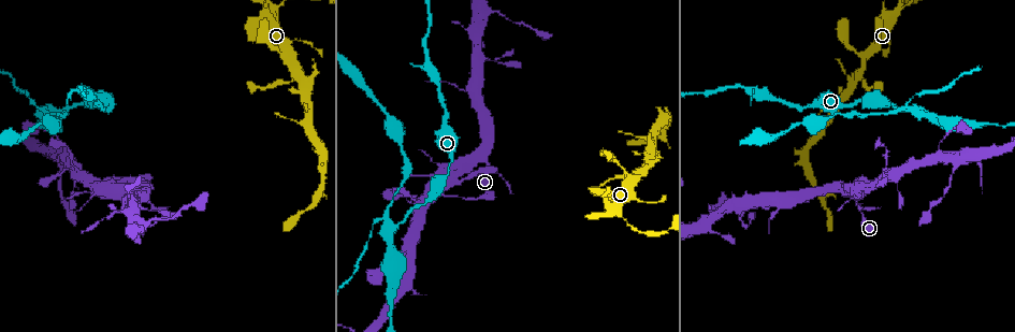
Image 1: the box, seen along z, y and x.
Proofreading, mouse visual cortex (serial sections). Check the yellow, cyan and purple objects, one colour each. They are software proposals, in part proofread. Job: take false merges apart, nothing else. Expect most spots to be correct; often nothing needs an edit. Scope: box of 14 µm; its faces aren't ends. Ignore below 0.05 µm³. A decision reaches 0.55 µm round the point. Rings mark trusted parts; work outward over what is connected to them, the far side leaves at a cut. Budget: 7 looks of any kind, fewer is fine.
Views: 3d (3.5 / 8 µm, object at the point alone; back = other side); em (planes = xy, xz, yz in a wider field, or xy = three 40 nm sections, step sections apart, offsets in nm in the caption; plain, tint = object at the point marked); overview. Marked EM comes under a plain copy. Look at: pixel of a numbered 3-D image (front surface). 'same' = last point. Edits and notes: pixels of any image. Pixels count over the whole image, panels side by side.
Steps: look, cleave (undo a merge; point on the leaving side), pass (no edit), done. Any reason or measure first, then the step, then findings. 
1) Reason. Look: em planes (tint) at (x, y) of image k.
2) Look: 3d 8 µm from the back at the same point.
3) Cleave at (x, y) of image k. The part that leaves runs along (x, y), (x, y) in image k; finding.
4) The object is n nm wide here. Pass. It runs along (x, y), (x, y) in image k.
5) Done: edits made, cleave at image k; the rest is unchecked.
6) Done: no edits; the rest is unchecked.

Four-way junction. Look: 3d 3.5 µm at (915, 112) of image 1.

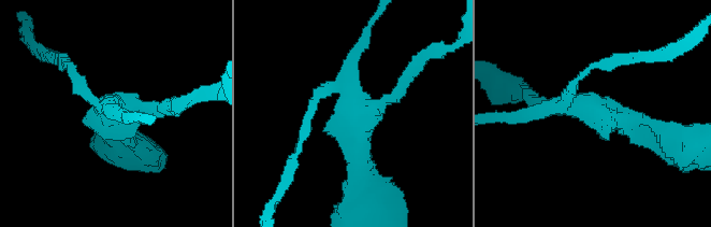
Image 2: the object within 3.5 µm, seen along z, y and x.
Shape alone is not enough. Look: em xy step 2 (tint) at (360, 114) of image 2.

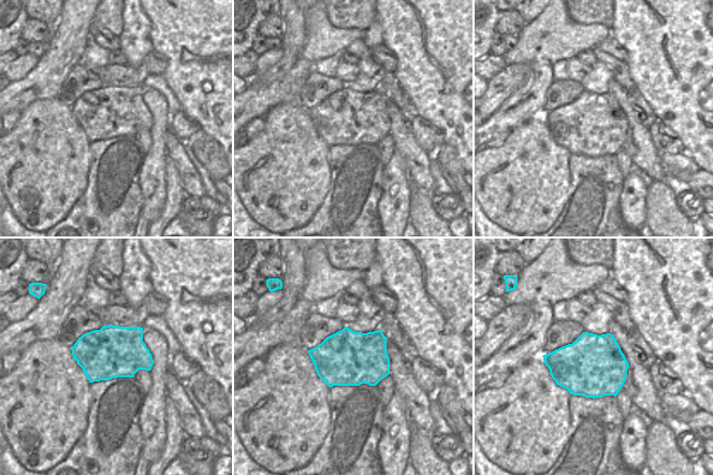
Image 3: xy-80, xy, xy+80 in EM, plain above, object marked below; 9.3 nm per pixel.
Cleave at (73, 74) of image 2. The part that leaves runs along (93, 100), (54, 54) in image 2; two cells meet here.

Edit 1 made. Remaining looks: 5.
Narrows sharply. Look: 3d 8 µm from the back at (719, 234) of image 1.

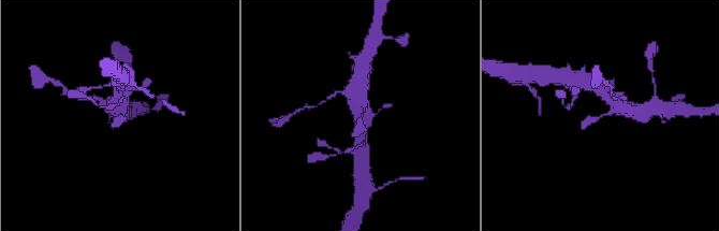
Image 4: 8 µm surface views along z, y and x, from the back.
Zoom in. Look: 3d 3.5 µm at (119, 119) of image 4.

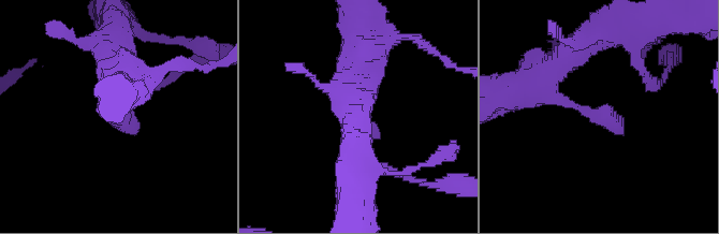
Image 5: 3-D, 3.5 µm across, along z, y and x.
Look: em planes (tint) at (581, 106) of image 5.

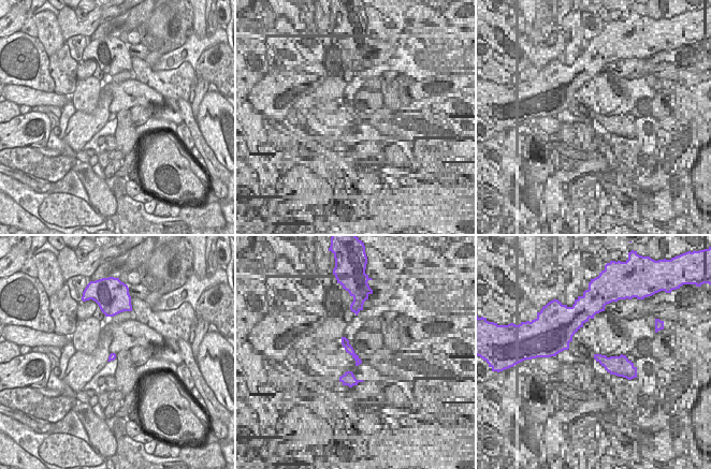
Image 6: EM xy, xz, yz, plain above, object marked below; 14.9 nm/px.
Pass. It runs along (557, 68), (555, 97), (624, 127) in image 5; all the same cell.

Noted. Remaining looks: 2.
Three arms meet. Look: 3d 8 µm at (629, 178) of image 1.

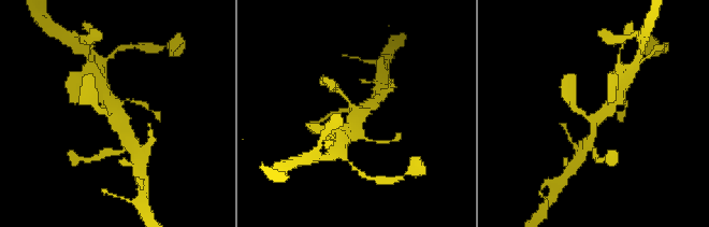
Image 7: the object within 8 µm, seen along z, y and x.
Need the tissue. Look: em planes (tint) at (596, 121) of image 7.

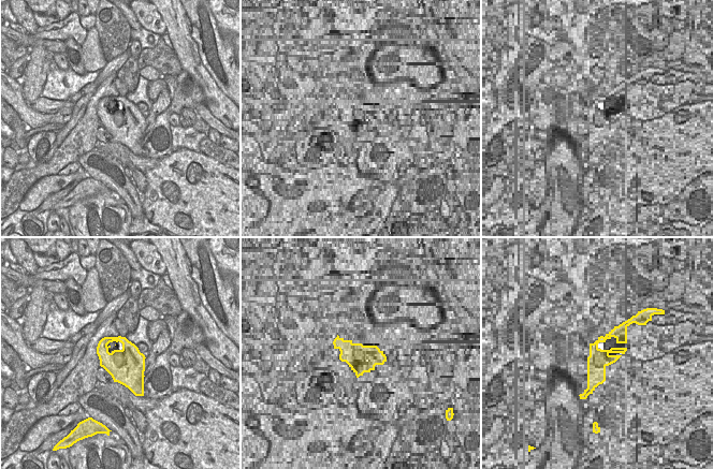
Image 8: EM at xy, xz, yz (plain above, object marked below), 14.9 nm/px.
Pass. It runs along (616, 96), (594, 122), (587, 145) in image 7; all the same cell.

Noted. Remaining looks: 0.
Done: edits made, cleave at image 2; the rest is unchecked.

